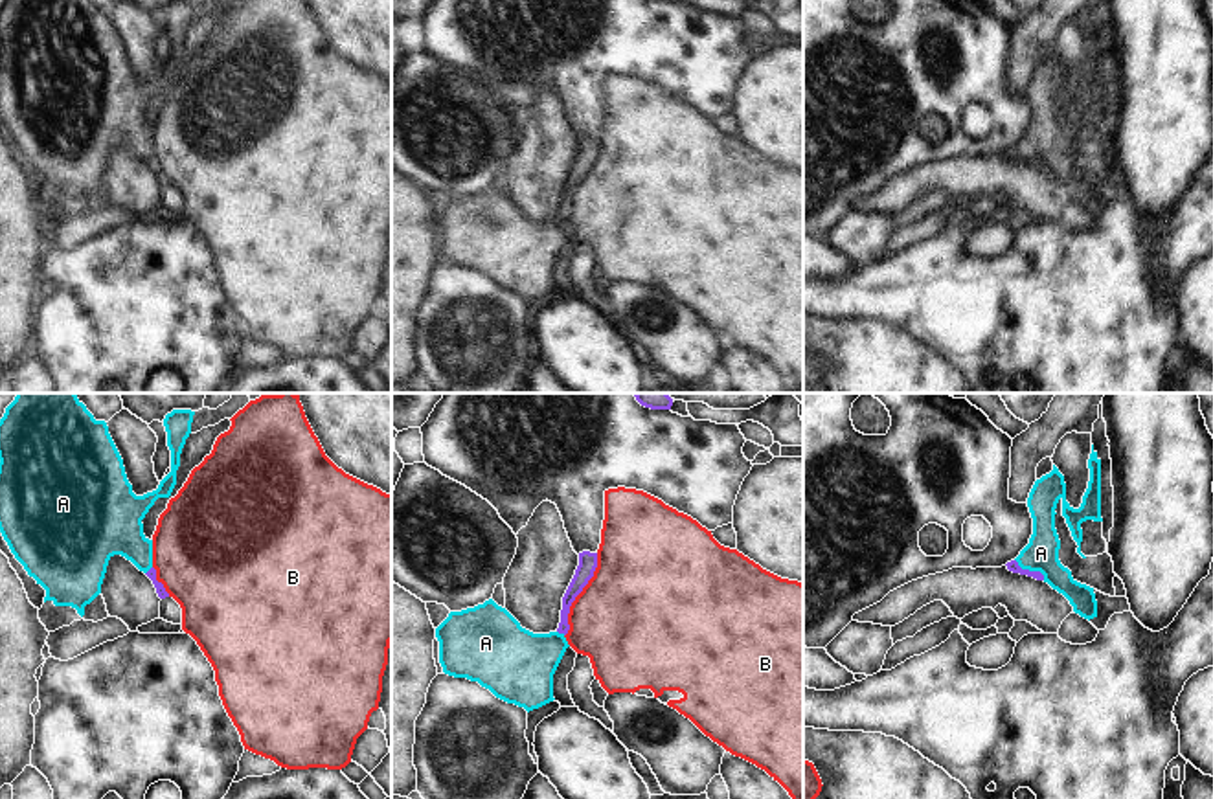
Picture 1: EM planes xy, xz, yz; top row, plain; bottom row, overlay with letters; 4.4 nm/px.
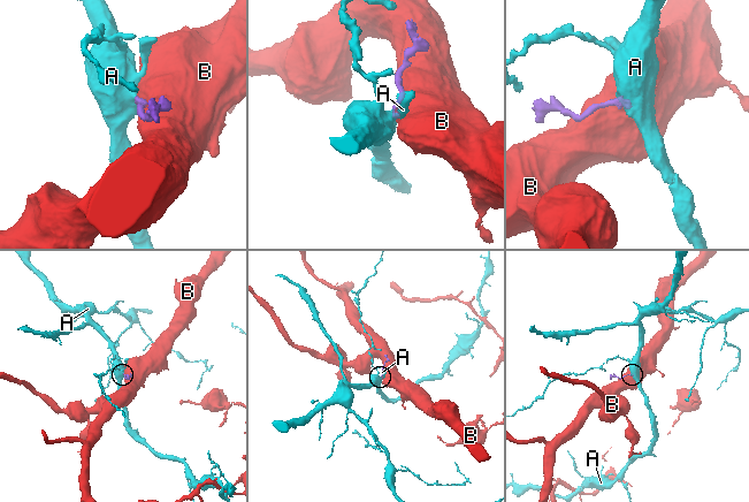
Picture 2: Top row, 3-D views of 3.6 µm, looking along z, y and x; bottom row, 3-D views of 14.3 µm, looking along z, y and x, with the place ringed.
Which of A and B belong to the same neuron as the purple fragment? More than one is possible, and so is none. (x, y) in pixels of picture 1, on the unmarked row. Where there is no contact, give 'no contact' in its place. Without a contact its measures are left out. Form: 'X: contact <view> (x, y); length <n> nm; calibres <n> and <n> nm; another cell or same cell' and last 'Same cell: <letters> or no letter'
A: contact yz (1028, 158); length 160 nm; calibres 50 and 150 nm; same cell
B: contact xz (578, 182); length 400 nm; calibres 80 and 480 nm; another cell
Same cell: A

